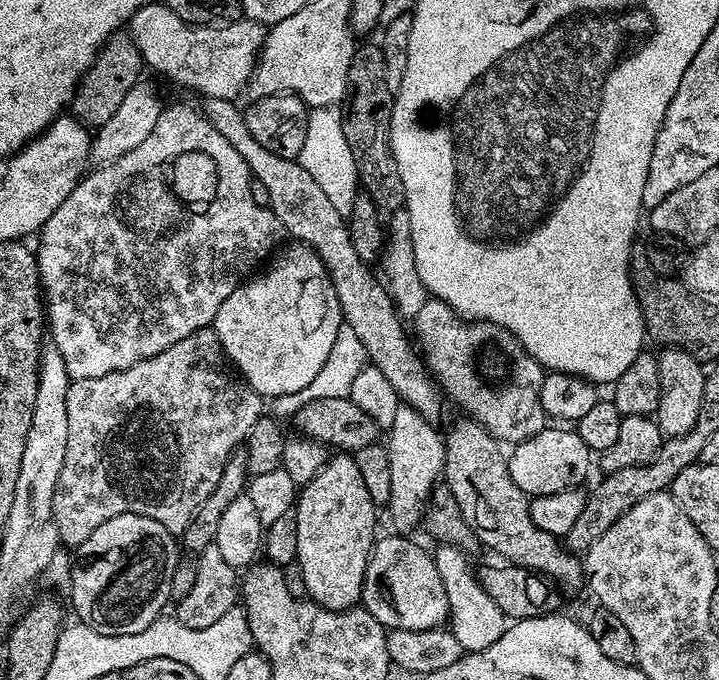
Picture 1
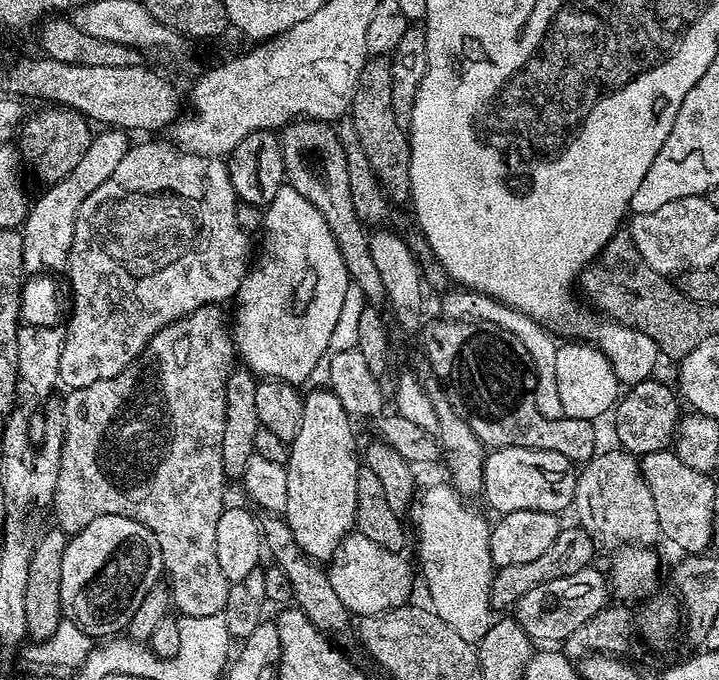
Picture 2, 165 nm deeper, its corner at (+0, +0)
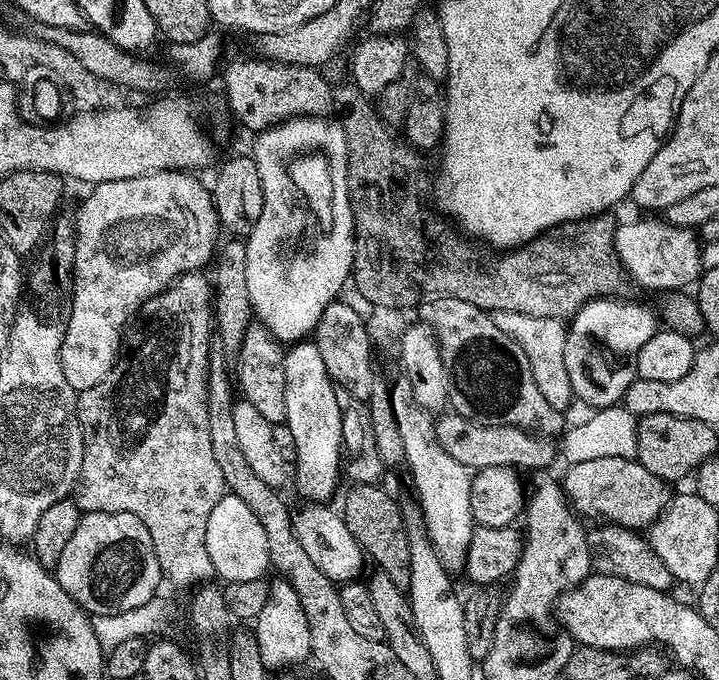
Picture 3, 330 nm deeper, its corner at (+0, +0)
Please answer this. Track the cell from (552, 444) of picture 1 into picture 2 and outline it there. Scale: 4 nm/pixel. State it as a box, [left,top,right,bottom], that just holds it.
[483,445,578,513]

